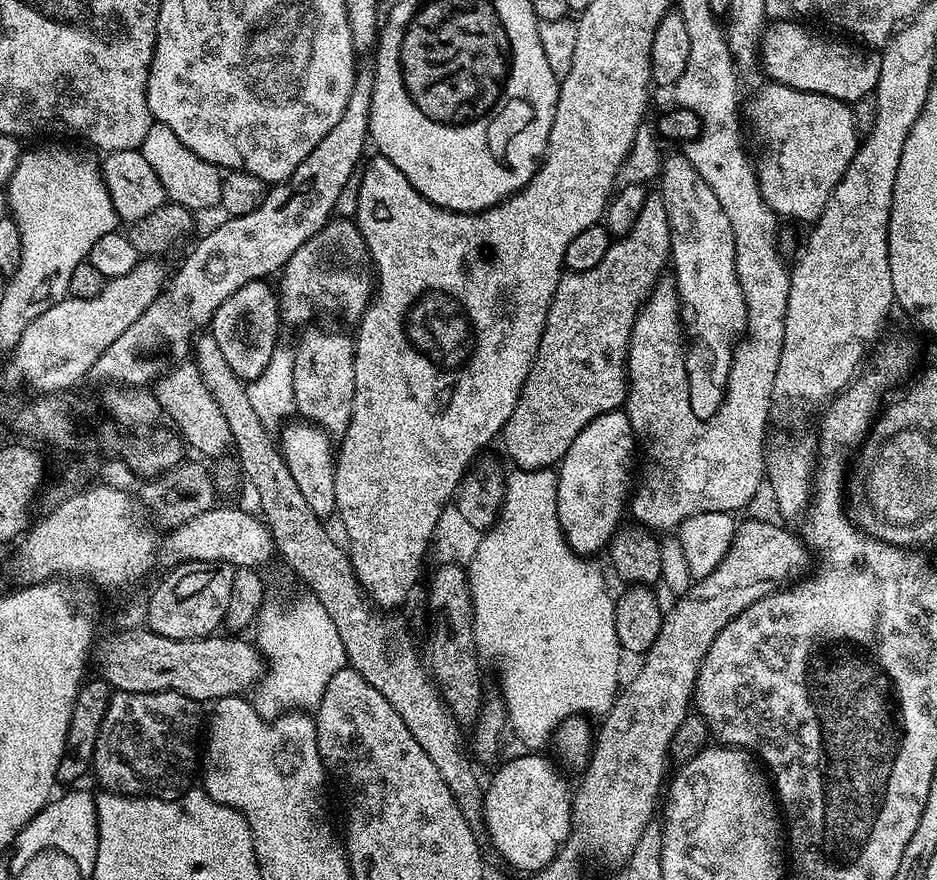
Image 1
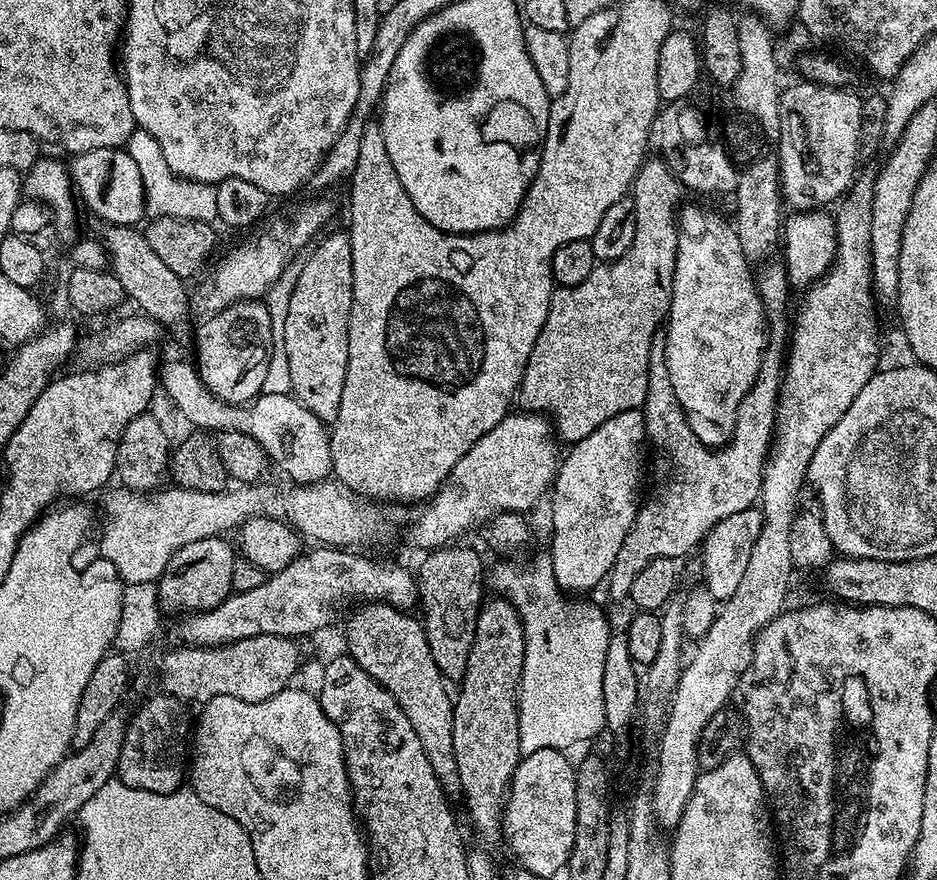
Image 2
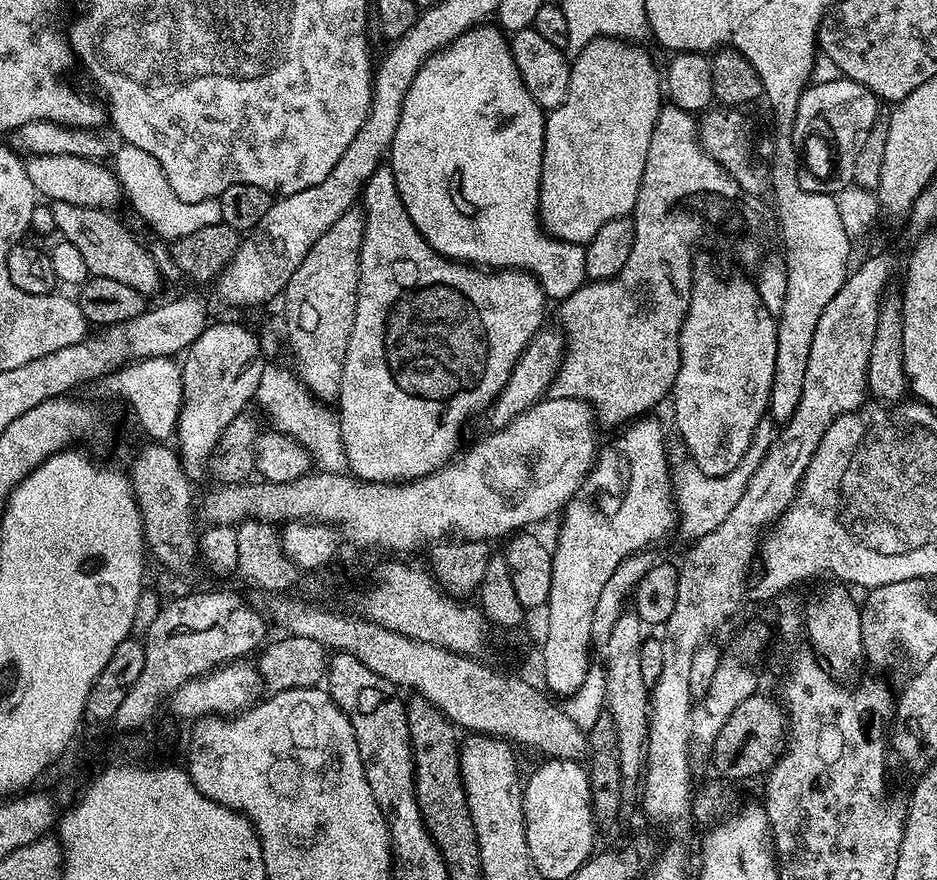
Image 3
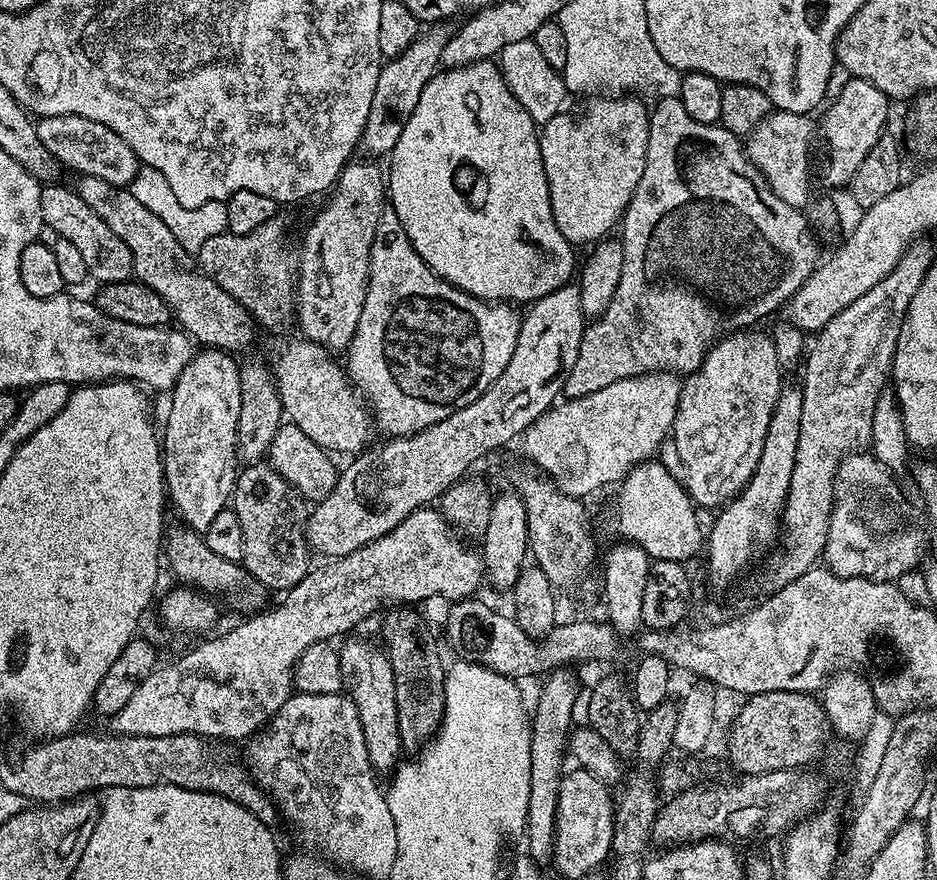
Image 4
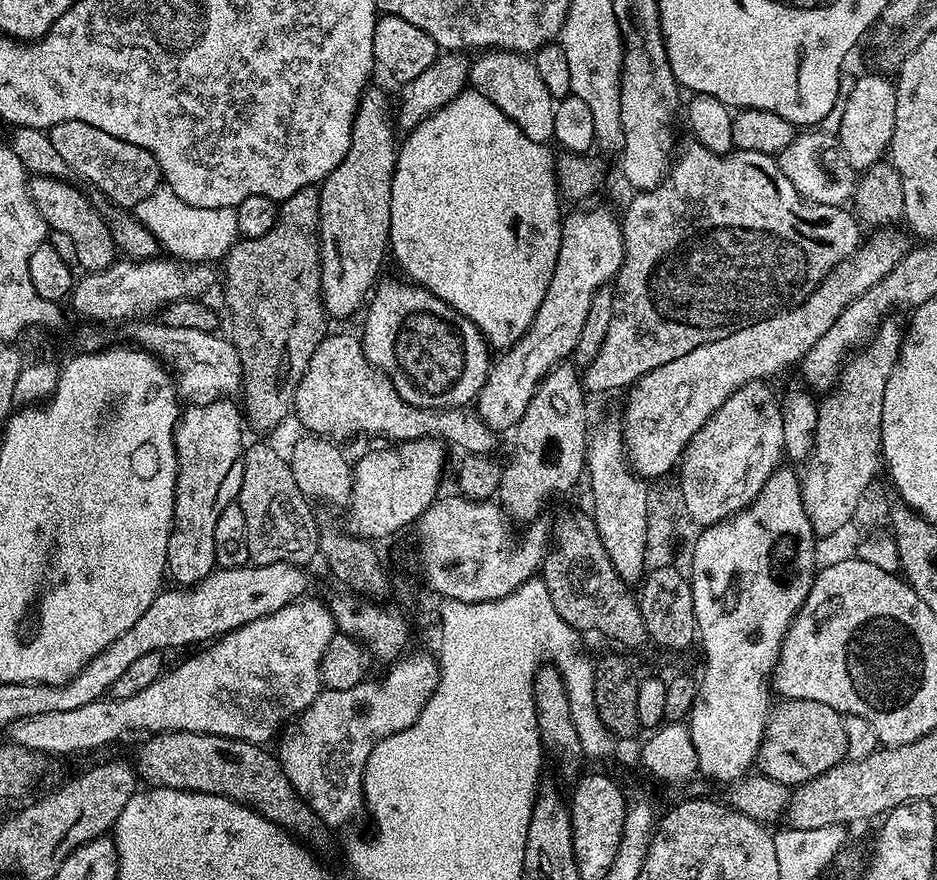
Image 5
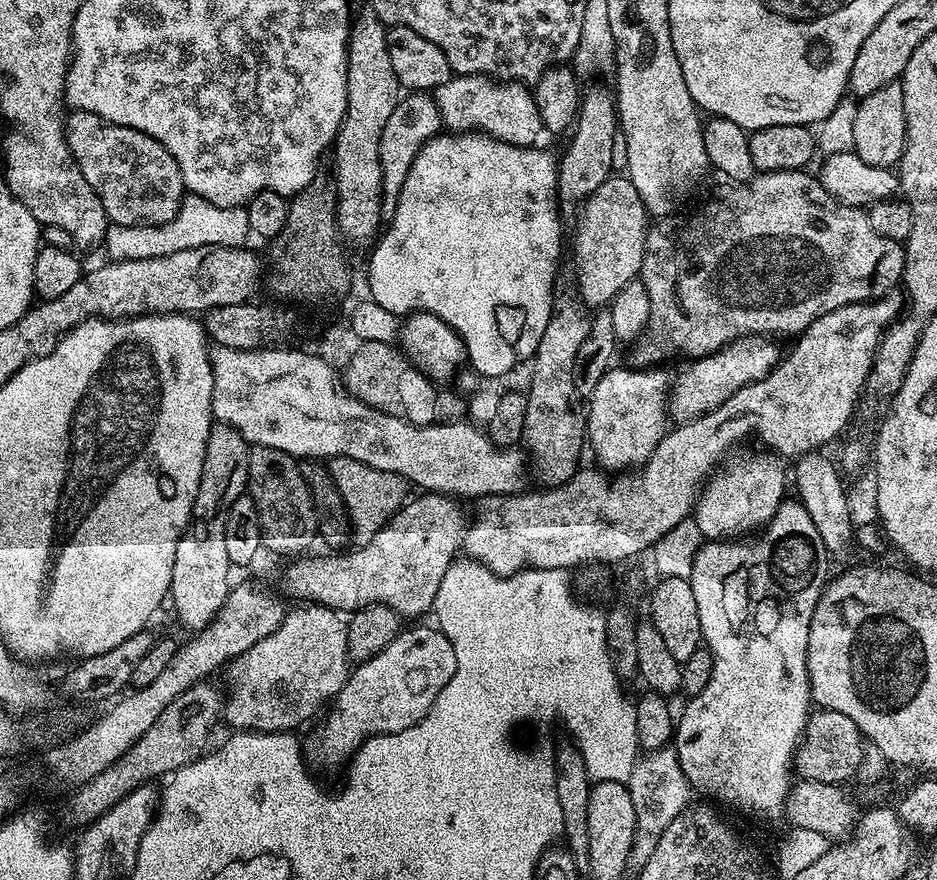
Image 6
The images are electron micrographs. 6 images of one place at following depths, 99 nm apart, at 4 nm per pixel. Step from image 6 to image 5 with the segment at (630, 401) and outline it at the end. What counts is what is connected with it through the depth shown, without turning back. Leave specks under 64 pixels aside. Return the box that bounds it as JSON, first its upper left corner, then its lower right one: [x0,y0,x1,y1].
[586,420,649,586]

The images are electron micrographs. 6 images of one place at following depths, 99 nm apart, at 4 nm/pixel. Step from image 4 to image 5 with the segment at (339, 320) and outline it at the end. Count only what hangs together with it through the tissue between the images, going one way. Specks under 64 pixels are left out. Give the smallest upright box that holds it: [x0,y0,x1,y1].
[319,86,398,318]

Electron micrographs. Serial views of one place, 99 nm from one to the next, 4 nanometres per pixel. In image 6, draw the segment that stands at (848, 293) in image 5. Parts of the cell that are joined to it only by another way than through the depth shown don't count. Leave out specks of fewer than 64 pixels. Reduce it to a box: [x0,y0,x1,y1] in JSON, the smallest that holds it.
[667,336,782,422]

